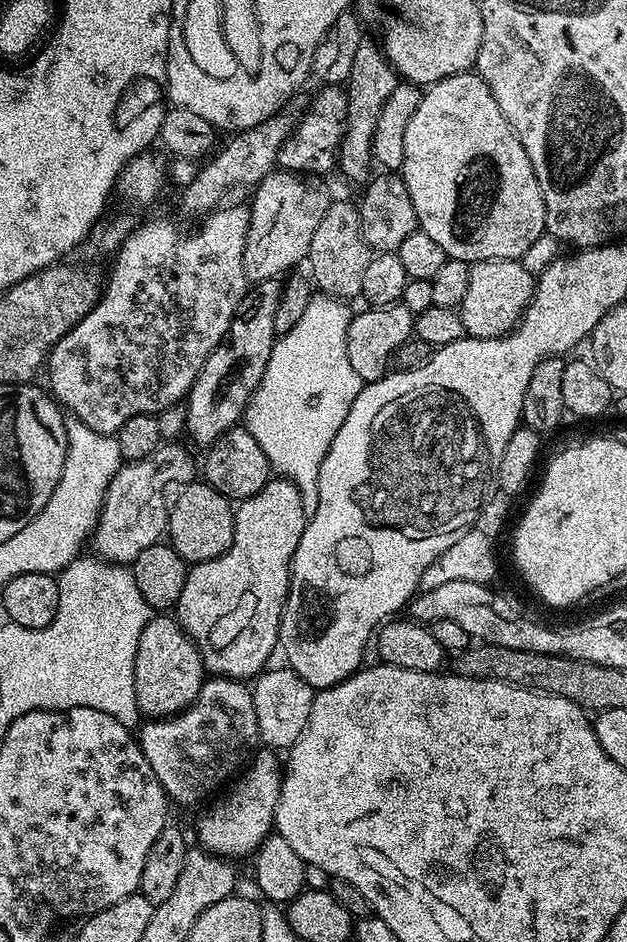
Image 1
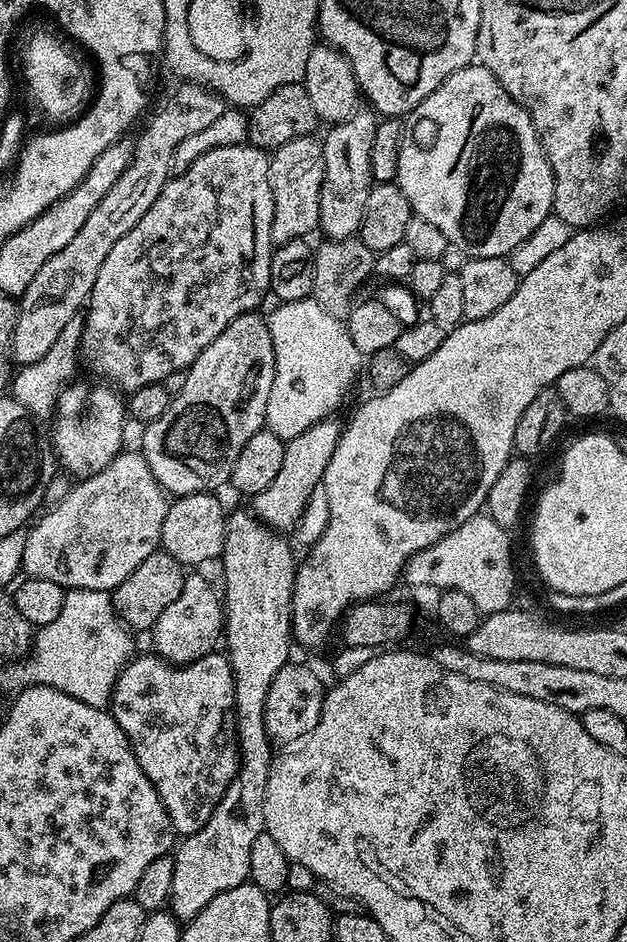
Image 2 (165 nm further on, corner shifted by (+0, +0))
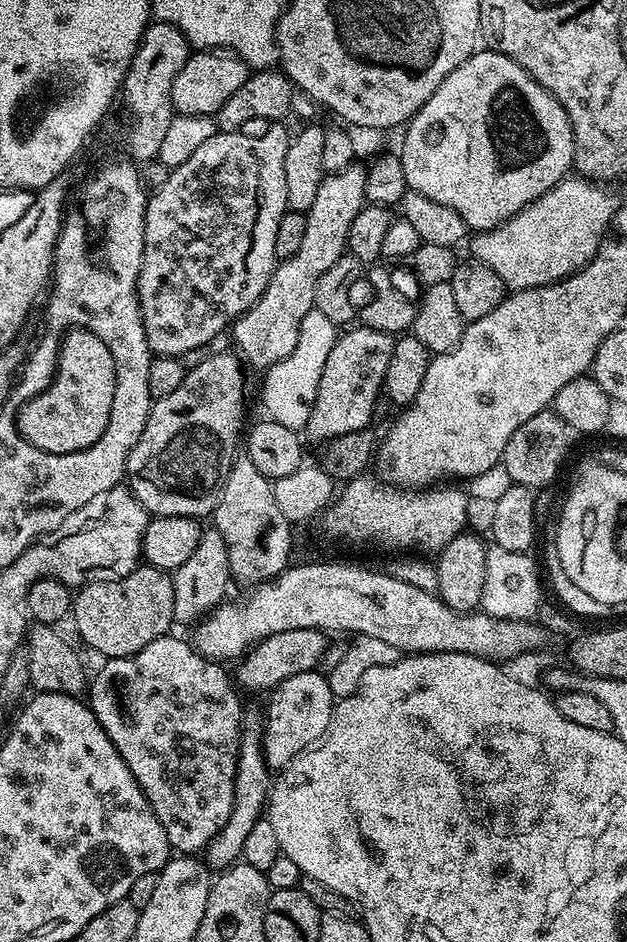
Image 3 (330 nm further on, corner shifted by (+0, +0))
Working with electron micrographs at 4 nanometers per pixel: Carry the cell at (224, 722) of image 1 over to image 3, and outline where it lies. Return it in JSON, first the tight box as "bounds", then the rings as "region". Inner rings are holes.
{"bounds":[90,634,242,854],"region":[[[169,634],[150,642],[142,650],[138,650],[133,656],[117,656],[103,661],[104,665],[96,672],[90,680],[90,690],[92,688],[92,700],[90,707],[95,714],[97,722],[102,726],[102,730],[108,736],[110,742],[122,754],[126,766],[130,766],[130,774],[138,782],[138,786],[144,791],[144,797],[150,802],[158,822],[166,830],[166,838],[169,845],[180,854],[200,854],[207,848],[208,843],[226,826],[226,818],[230,818],[230,810],[234,802],[234,774],[236,773],[236,763],[238,762],[238,746],[240,745],[240,718],[242,707],[240,708],[240,696],[237,685],[233,677],[223,672],[221,665],[214,660],[207,660],[205,656],[196,651],[191,643],[179,640],[176,634]]]}

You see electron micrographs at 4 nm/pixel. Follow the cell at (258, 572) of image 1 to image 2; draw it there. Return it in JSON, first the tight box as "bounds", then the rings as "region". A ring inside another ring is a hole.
{"bounds":[250,418,341,534],"region":[[[336,418],[319,420],[310,426],[310,430],[302,430],[302,434],[285,443],[282,467],[274,477],[274,482],[270,482],[270,486],[266,486],[266,490],[257,496],[251,497],[250,508],[257,520],[281,534],[291,533],[295,529],[310,494],[322,484],[326,466],[330,466],[330,457],[334,454],[334,446],[338,446],[341,427],[341,421],[336,421]]]}

